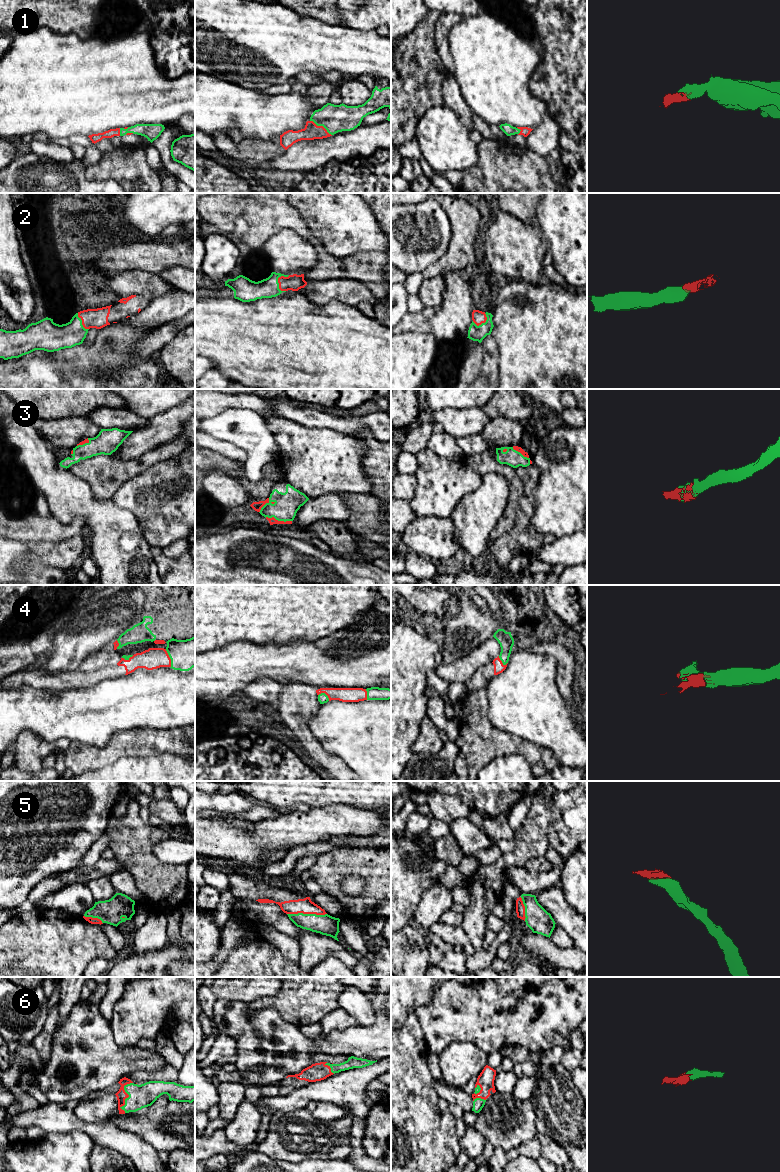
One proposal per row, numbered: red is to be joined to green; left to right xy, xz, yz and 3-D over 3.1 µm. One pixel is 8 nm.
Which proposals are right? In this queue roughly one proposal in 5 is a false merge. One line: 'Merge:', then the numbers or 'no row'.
Merge: 1, 2, 3, 4, 5, 6

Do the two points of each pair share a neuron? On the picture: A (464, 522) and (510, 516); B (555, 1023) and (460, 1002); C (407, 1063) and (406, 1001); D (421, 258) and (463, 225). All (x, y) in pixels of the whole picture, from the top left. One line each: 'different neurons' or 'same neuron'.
A: different neurons
B: same neuron
C: different neurons
D: different neurons

